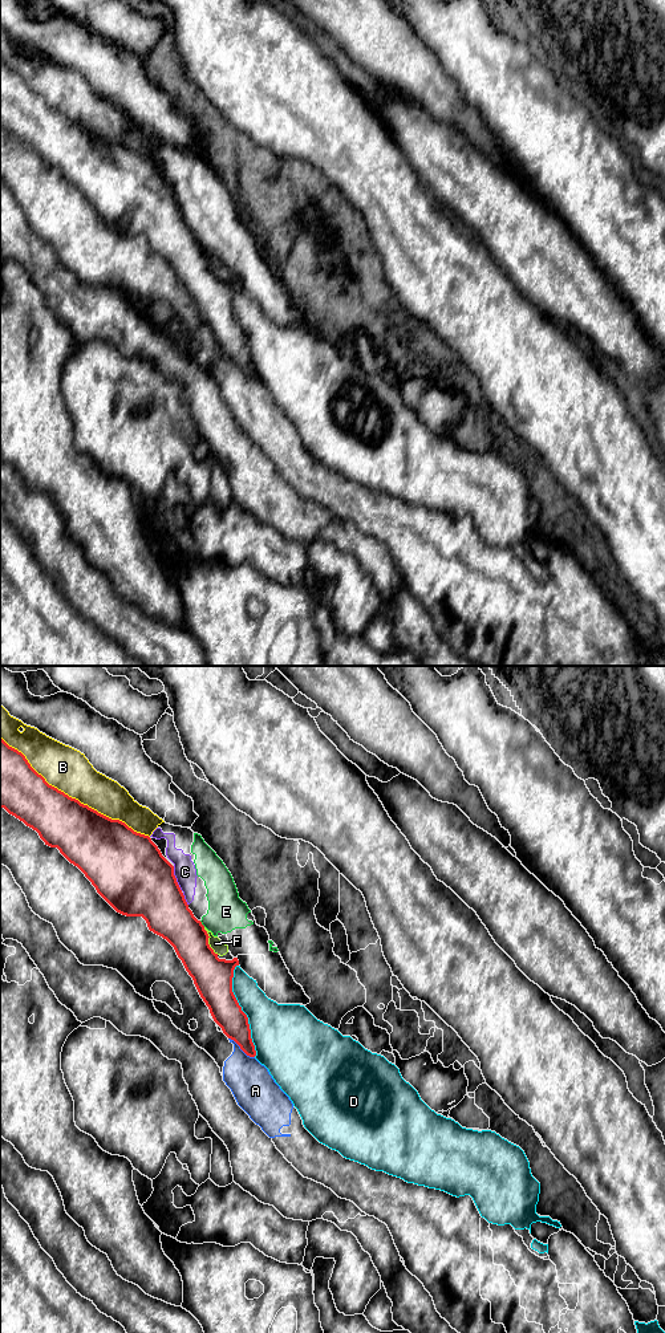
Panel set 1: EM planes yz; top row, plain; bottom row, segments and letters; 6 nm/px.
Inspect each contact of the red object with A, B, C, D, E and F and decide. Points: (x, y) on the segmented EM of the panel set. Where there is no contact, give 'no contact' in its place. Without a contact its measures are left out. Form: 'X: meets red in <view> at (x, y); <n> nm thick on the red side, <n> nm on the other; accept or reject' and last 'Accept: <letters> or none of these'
A: meets red in yz at (242, 1049); 180 nm thick on the red side, 260 nm on the other; reject
B: meets red in yz at (73, 799); 340 nm thick on the red side, 260 nm on the other; reject
C: meets red in yz at (175, 878); 440 nm thick on the red side, 140 nm on the other; reject
D: meets red in yz at (242, 1011); 220 nm thick on the red side, 340 nm on the other; reject
E: meets red in yz at (201, 923); 280 nm thick on the red side, 220 nm on the other; reject
F: meets red in yz at (207, 942); 240 nm thick on the red side, 80 nm on the other; reject
Accept: none of these

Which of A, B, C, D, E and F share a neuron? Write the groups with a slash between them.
A / B / C E / D F

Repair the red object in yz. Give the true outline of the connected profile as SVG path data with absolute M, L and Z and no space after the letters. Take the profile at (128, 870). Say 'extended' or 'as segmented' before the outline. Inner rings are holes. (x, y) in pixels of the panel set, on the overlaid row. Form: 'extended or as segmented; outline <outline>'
as segmented; outline M1 737L0 808L4 808L9 814L36 830L45 845L57 848L70 863L77 866L85 874L96 887L97 893L117 913L126 917L142 917L150 931L166 939L174 947L186 971L192 978L194 984L208 1007L214 1021L247 1056L256 1056L255 1045L251 1039L248 1017L242 1011L242 1007L232 992L234 970L239 966L239 960L238 958L234 958L232 960L219 959L218 954L215 954L210 947L210 936L202 922L198 920L188 909L185 895L174 875L174 866L162 856L161 850L149 836L134 832L125 822L111 820L49 785L45 779L31 767L25 756L17 749L9 747Z

